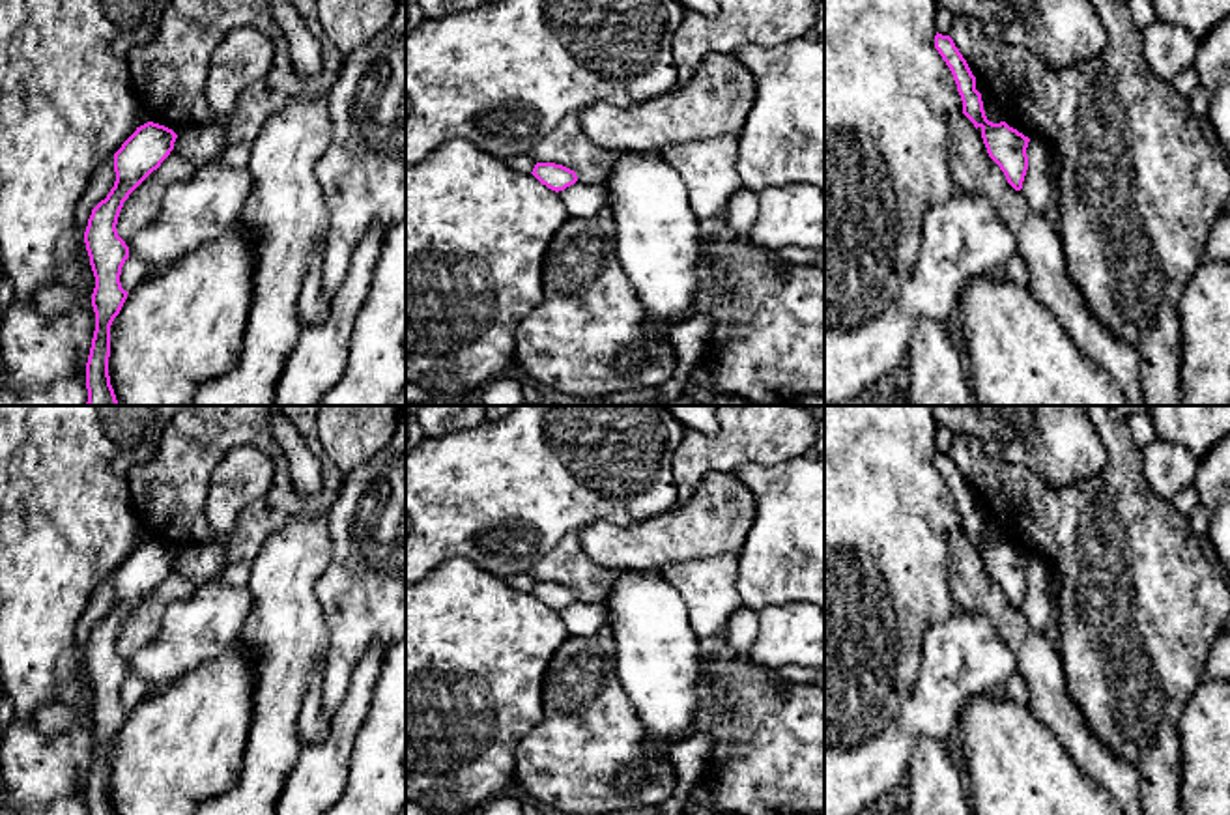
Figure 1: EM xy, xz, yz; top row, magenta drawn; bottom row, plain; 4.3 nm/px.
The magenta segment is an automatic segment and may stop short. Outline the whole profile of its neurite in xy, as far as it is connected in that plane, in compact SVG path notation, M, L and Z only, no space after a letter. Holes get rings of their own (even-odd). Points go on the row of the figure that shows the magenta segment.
M153 122L136 127L114 153L114 187L88 219L84 243L95 277L92 293L95 331L86 363L86 406L120 406L108 376L110 325L129 293L120 282L129 247L118 236L116 224L123 202L170 155L176 138L172 129Z

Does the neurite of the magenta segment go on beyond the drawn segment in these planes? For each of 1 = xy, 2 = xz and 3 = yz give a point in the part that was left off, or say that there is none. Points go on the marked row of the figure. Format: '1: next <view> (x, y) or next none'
1: next none
2: next none
3: next none

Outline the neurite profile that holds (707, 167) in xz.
M735 136L682 142L664 150L662 159L682 178L699 221L723 215L727 202L744 189Z

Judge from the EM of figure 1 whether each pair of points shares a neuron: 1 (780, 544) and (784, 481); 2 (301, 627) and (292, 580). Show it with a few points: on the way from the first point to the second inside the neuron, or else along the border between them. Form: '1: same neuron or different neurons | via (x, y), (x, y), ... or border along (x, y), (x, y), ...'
1: same neuron | via (784, 529), (784, 496)
2: same neuron | via (292, 615), (292, 591)

